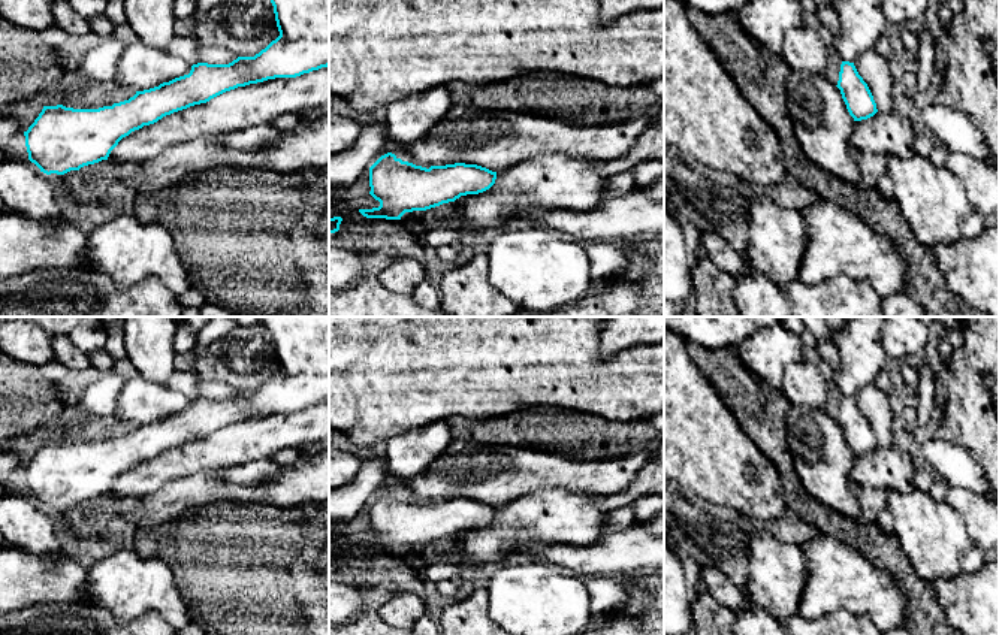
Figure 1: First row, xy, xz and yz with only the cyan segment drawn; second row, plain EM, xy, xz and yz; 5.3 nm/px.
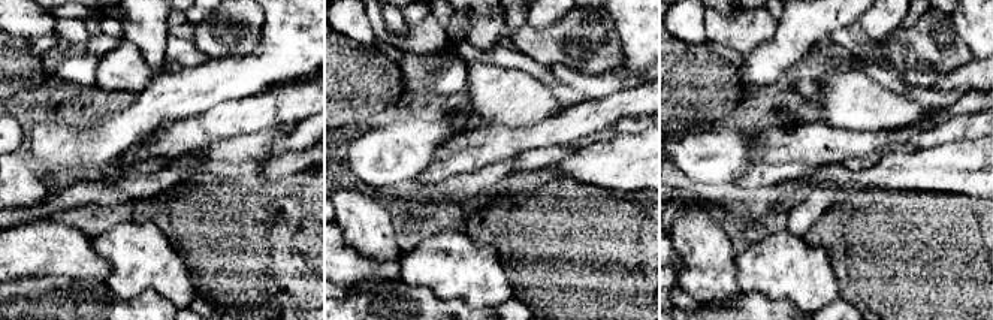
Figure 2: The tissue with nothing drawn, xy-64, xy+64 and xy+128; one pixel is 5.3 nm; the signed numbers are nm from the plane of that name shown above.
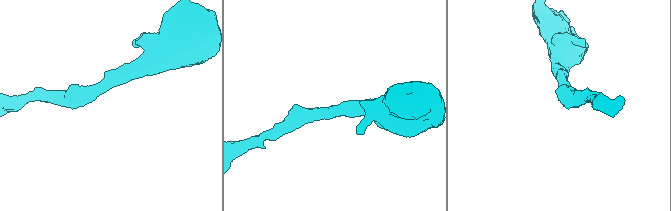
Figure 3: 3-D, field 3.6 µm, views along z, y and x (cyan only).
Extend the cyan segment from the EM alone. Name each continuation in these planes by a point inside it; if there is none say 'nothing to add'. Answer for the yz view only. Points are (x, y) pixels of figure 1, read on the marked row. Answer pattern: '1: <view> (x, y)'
nothing to add

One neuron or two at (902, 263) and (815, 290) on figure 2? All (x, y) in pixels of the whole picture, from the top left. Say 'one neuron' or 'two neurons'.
two neurons

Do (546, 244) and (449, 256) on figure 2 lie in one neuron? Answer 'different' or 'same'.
different

